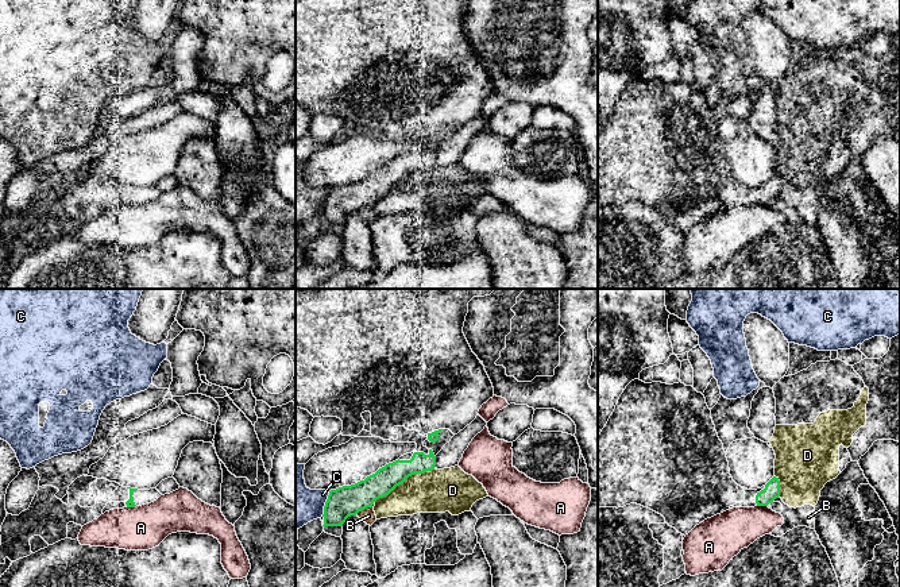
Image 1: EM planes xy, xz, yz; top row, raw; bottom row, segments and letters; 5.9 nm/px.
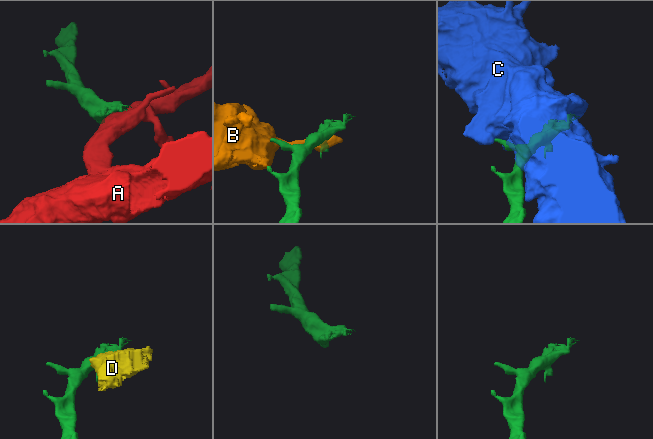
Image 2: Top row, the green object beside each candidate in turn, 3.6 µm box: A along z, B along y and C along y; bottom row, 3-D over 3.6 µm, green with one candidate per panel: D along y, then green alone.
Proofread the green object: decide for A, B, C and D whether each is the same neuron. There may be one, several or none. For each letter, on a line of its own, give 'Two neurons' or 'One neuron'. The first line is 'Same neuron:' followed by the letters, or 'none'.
Same neuron: none
A: Two neurons
B: Two neurons
C: Two neurons
D: Two neurons

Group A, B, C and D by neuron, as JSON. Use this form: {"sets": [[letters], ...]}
{"sets": [["A"], ["B"], ["C"], ["D"]]}

